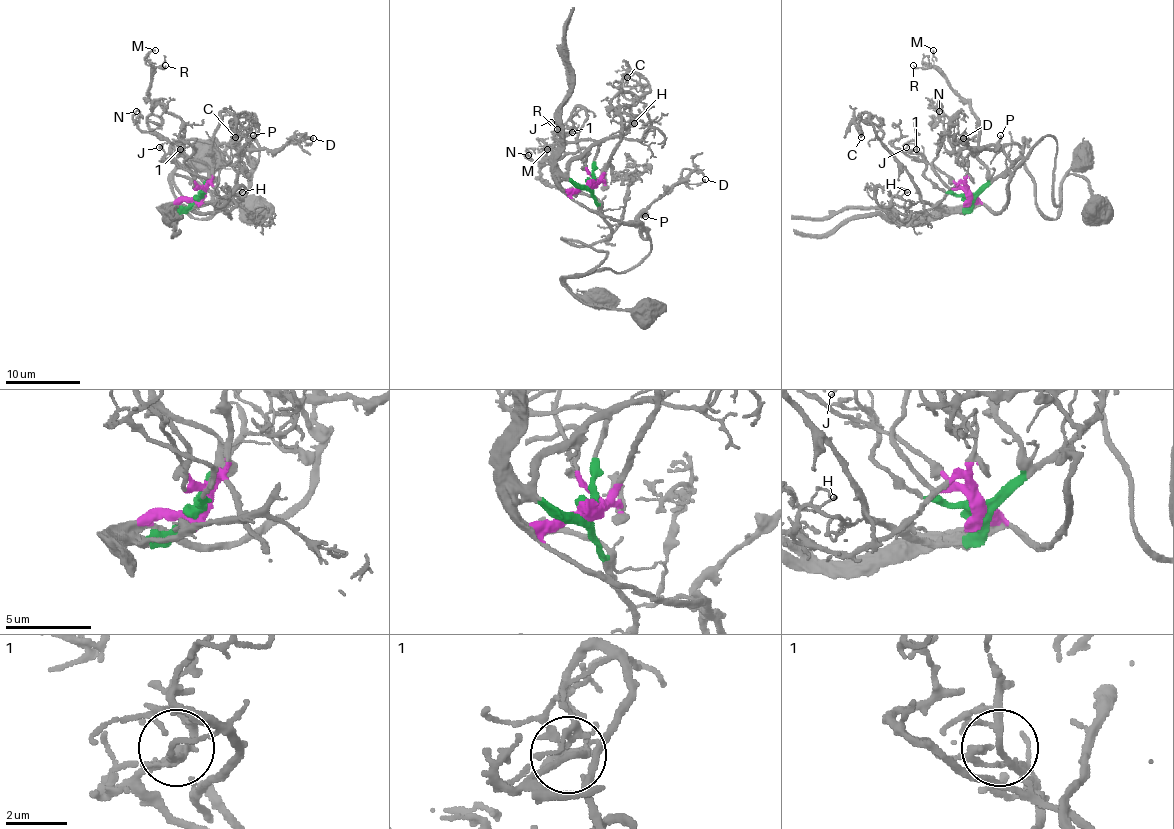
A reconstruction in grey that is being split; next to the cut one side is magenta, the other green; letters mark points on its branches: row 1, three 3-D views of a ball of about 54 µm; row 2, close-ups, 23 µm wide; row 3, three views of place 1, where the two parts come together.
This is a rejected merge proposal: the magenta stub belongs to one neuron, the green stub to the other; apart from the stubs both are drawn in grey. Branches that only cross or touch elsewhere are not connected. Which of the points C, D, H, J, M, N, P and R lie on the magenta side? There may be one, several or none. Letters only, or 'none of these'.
D, H, N, P

